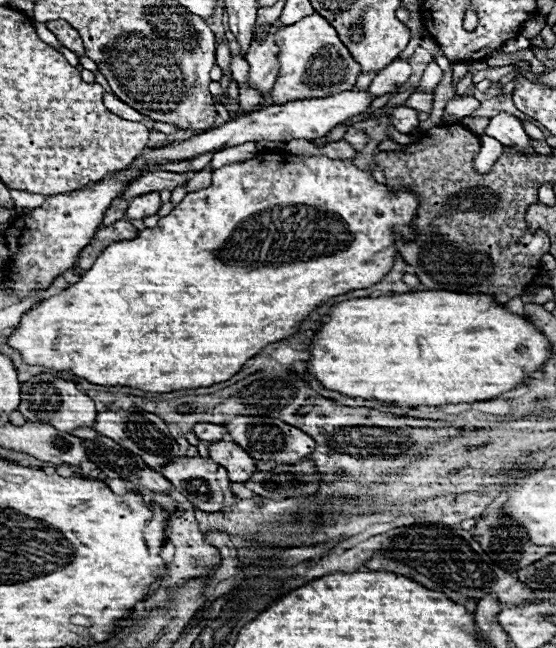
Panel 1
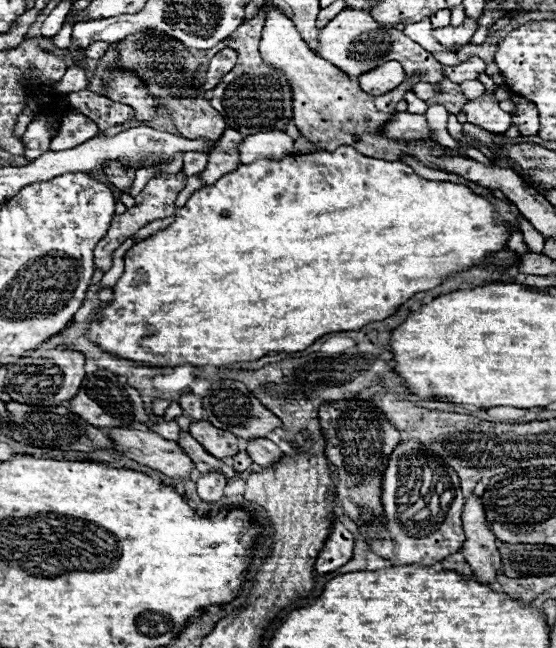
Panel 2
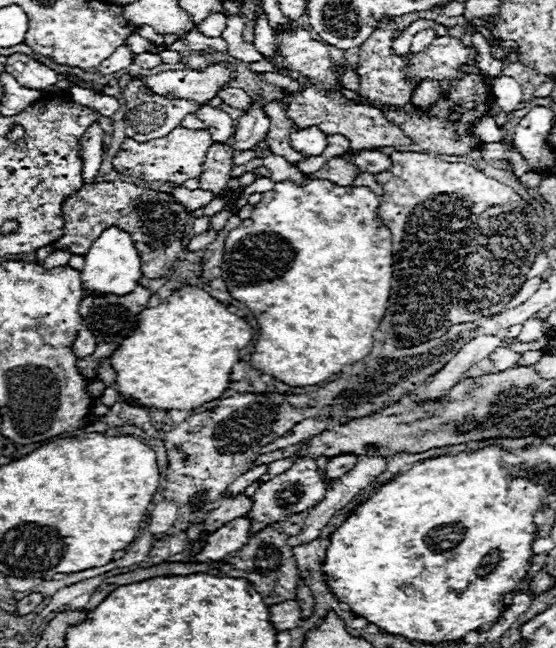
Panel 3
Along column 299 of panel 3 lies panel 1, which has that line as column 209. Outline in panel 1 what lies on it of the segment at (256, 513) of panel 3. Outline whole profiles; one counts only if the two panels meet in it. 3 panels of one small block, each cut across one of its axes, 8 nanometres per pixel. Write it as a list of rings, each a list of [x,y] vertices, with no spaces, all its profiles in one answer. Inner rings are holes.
[[[200,456],[196,458],[178,458],[170,464],[166,464],[162,468],[162,474],[176,486],[176,490],[180,494],[184,494],[198,510],[204,510],[204,512],[224,512],[224,510],[230,510],[230,506],[238,500],[232,490],[230,490],[230,478],[228,478],[228,472],[218,466],[216,462],[212,460],[204,460]]]

